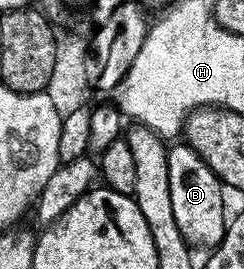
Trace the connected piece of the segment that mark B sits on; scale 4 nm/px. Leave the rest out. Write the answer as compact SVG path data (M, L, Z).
M179 142L168 151L168 190L172 190L172 211L176 217L176 226L180 226L180 234L186 243L195 249L217 248L224 238L228 223L226 204L222 201L224 185L218 175L185 142Z

